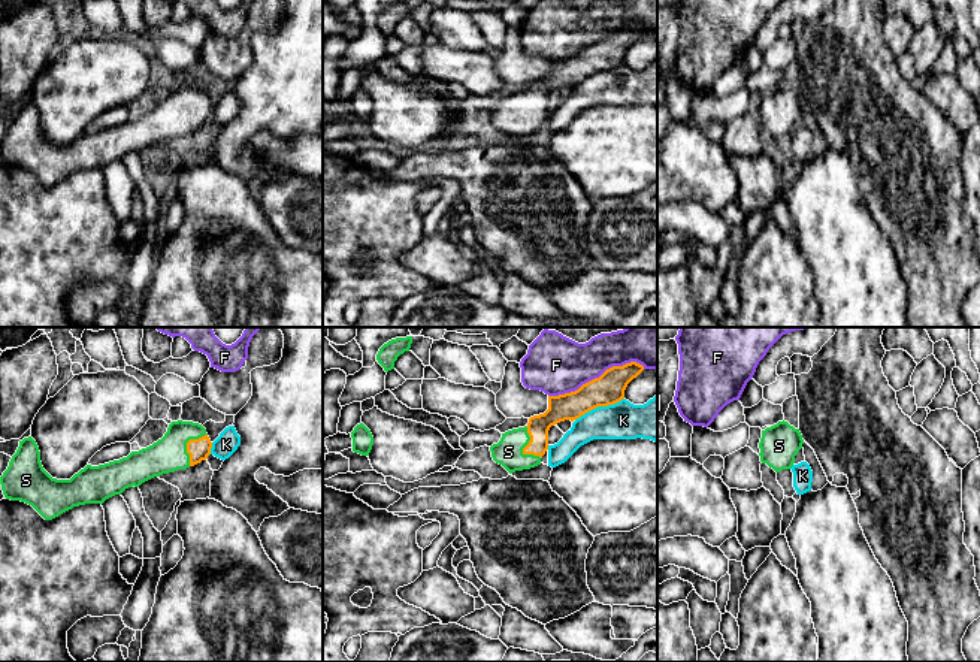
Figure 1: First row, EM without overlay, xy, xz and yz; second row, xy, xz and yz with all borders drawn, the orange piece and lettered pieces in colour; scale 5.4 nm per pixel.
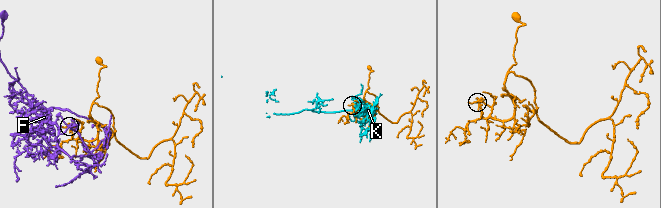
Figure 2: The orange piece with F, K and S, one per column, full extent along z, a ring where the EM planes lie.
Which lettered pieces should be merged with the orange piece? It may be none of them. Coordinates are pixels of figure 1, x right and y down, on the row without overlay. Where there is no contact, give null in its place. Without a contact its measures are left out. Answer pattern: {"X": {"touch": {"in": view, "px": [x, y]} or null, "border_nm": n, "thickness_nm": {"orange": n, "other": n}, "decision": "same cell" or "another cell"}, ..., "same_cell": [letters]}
{"F": {"touch": {"in": "xz", "px": [596, 44]}, "border_nm": 550, "thickness_nm": {"orange": 170, "other": 320}, "decision": "another cell"}, "K": {"touch": {"in": "xz", "px": [599, 70]}, "border_nm": 300, "thickness_nm": {"orange": 170, "other": 200}, "decision": "another cell"}, "S": {"touch": {"in": "xz", "px": [523, 114]}, "border_nm": 200, "thickness_nm": {"orange": 120, "other": 160}, "decision": "same cell"}, "same_cell": ["S"]}

